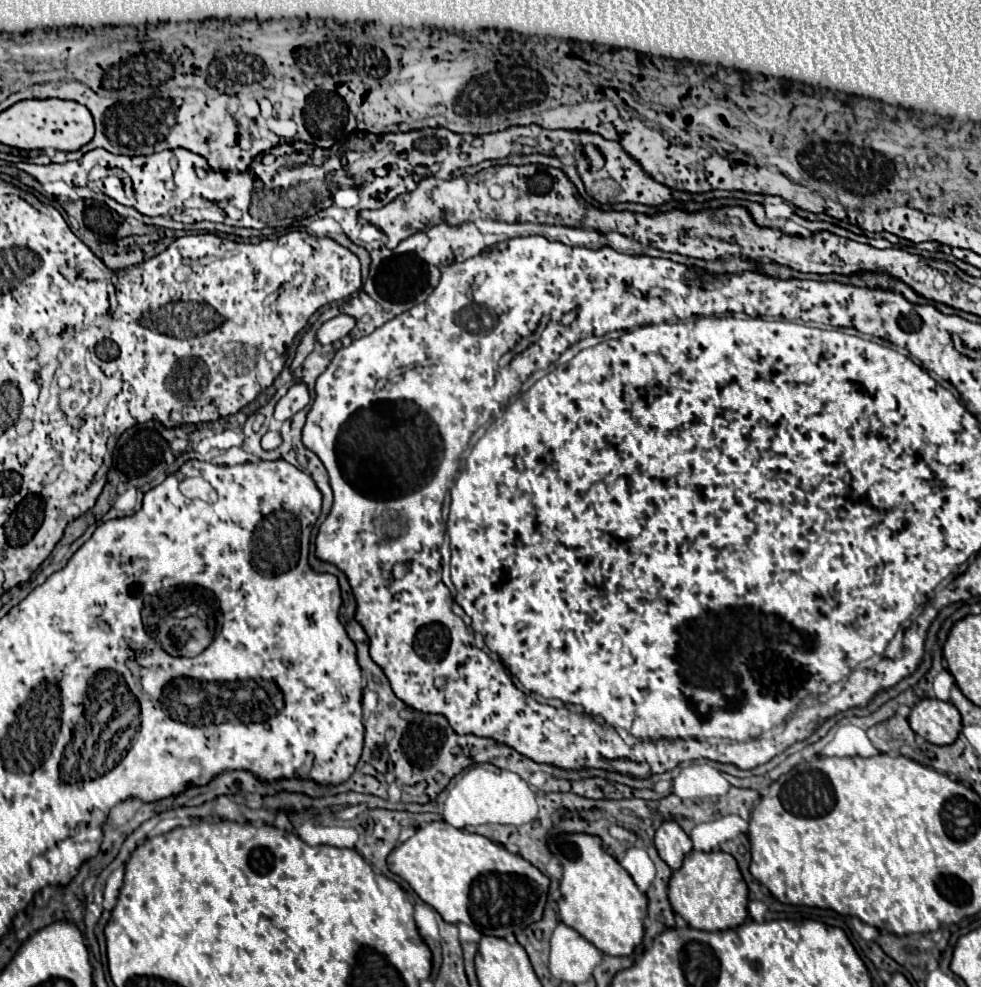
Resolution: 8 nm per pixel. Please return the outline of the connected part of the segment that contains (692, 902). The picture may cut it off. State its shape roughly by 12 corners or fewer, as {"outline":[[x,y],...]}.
{"outline":[[692,850],[668,884],[690,928],[736,928],[748,886],[726,852]]}

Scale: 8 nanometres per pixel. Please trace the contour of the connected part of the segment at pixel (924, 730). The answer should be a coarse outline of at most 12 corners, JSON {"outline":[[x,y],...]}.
{"outline":[[920,700],[912,730],[936,746],[956,742],[962,716],[942,700]]}

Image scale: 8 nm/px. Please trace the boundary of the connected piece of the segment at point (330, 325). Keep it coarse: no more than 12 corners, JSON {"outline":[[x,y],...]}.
{"outline":[[340,314],[320,326],[320,344],[348,336],[356,320]]}

